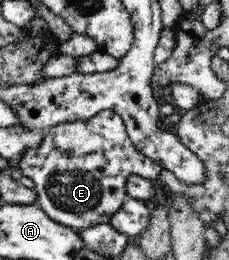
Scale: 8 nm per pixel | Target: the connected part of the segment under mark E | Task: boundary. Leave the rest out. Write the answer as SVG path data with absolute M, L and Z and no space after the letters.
M112 109L84 121L47 128L38 147L25 150L16 166L34 181L36 203L46 215L74 230L108 223L128 198L126 179L130 175L159 182L164 170L160 163L136 149L122 116Z

